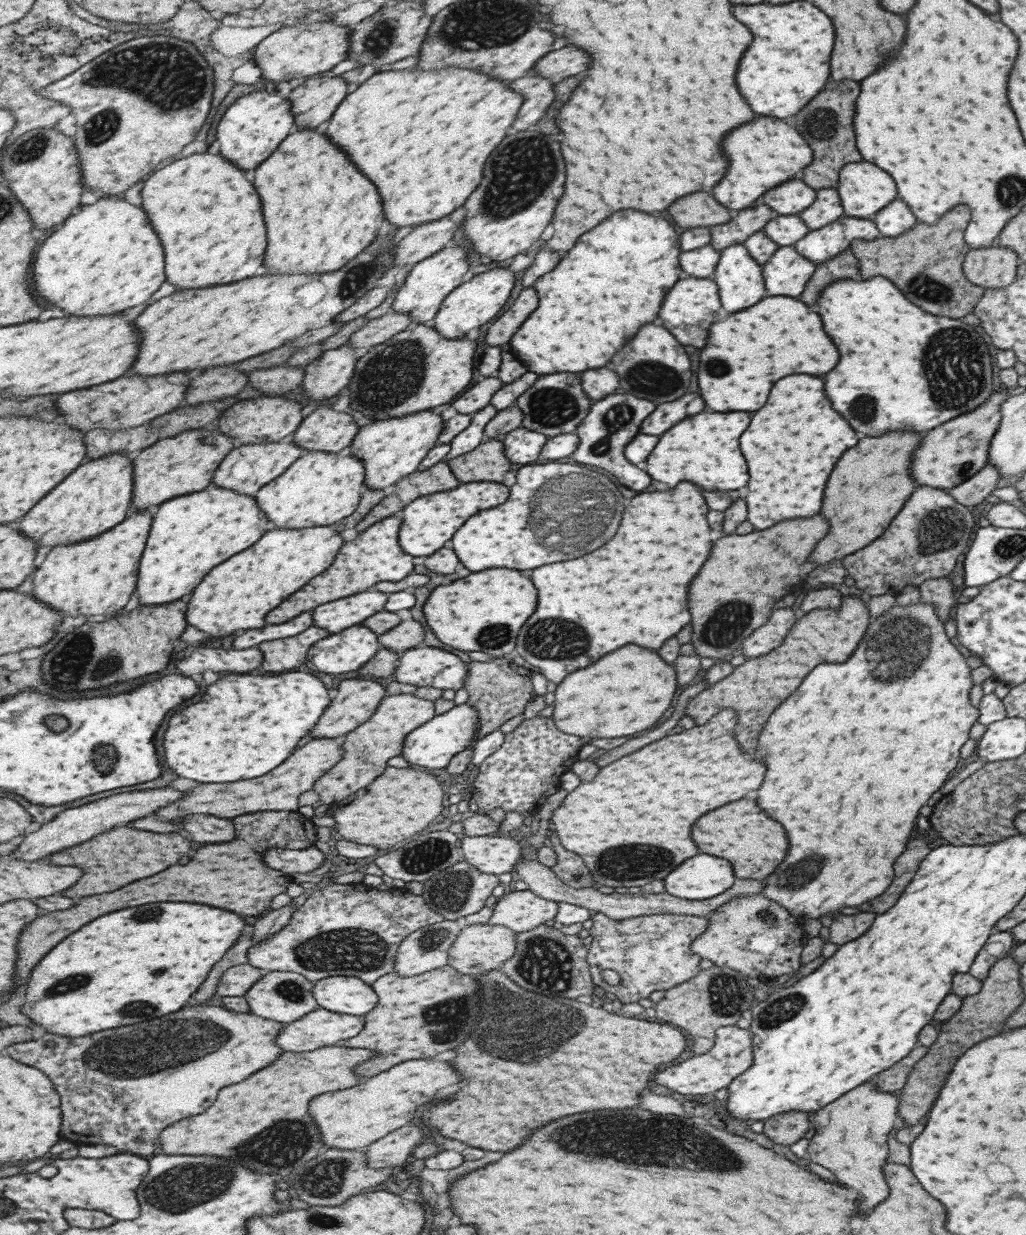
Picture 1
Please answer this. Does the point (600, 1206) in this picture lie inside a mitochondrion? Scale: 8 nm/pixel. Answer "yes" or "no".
no

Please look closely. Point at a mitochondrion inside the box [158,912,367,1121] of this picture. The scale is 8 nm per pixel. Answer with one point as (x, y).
(291, 991)

